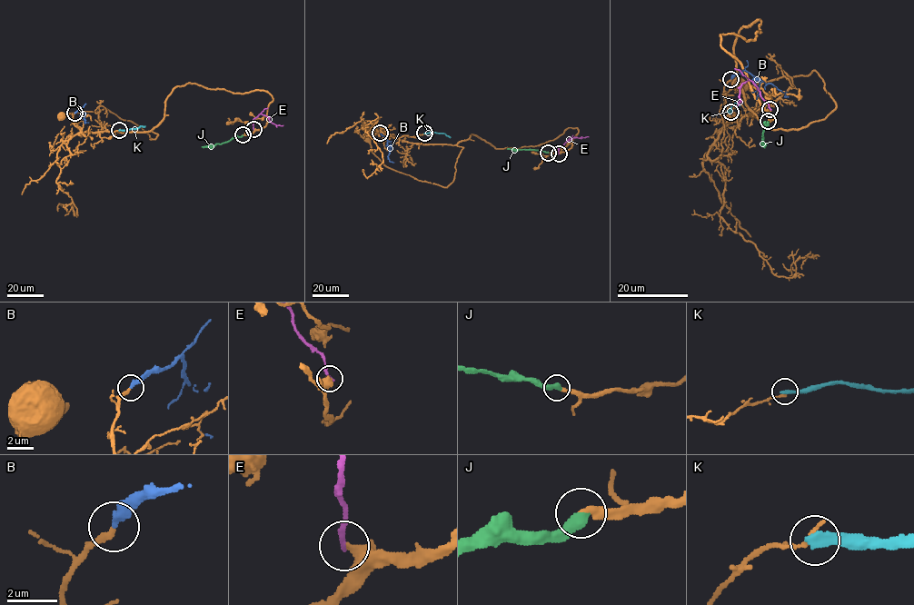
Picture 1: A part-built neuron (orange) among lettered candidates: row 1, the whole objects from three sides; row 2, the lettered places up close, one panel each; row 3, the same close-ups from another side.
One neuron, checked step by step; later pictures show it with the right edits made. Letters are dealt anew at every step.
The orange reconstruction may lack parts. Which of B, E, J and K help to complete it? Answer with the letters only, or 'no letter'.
B, J

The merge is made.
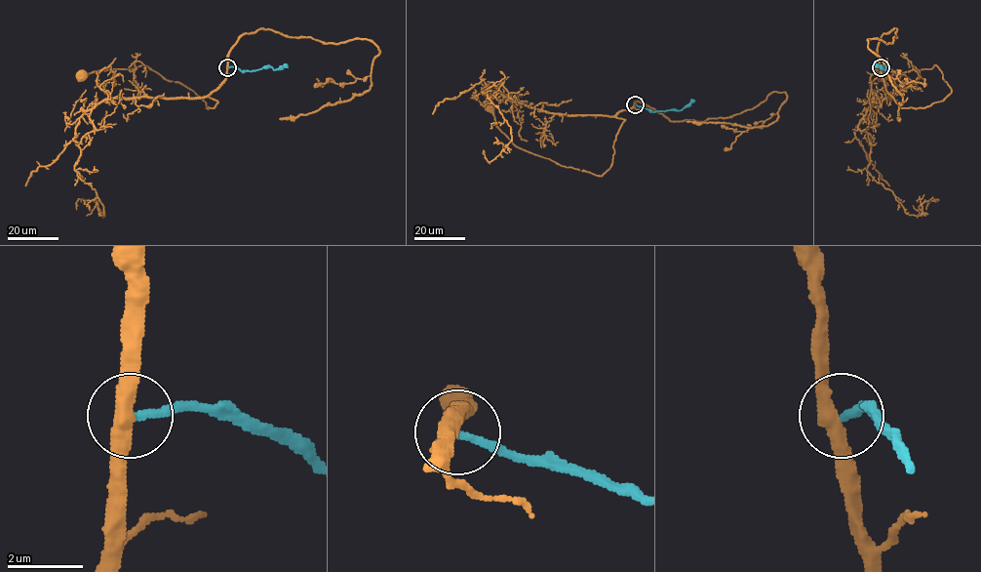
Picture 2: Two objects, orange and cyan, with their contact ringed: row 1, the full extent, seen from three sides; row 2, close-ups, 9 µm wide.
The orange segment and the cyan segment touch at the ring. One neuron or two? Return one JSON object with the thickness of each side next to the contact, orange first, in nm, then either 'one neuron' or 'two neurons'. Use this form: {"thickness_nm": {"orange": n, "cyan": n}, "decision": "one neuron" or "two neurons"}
{"thickness_nm": {"orange": 420, "cyan": 200}, "decision": "two neurons"}

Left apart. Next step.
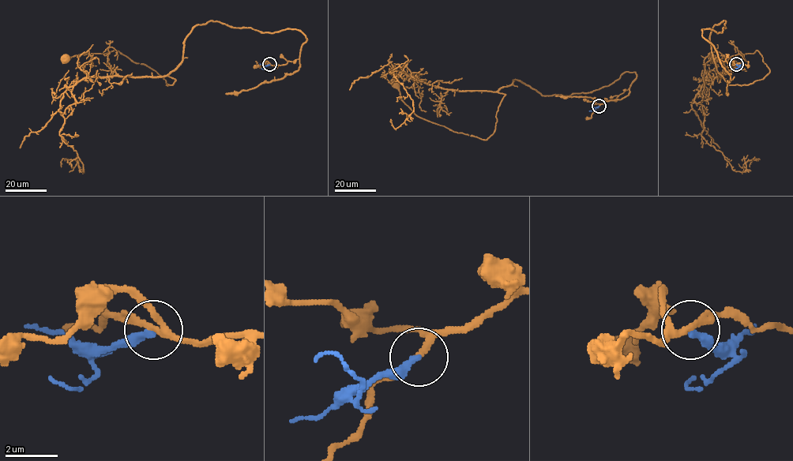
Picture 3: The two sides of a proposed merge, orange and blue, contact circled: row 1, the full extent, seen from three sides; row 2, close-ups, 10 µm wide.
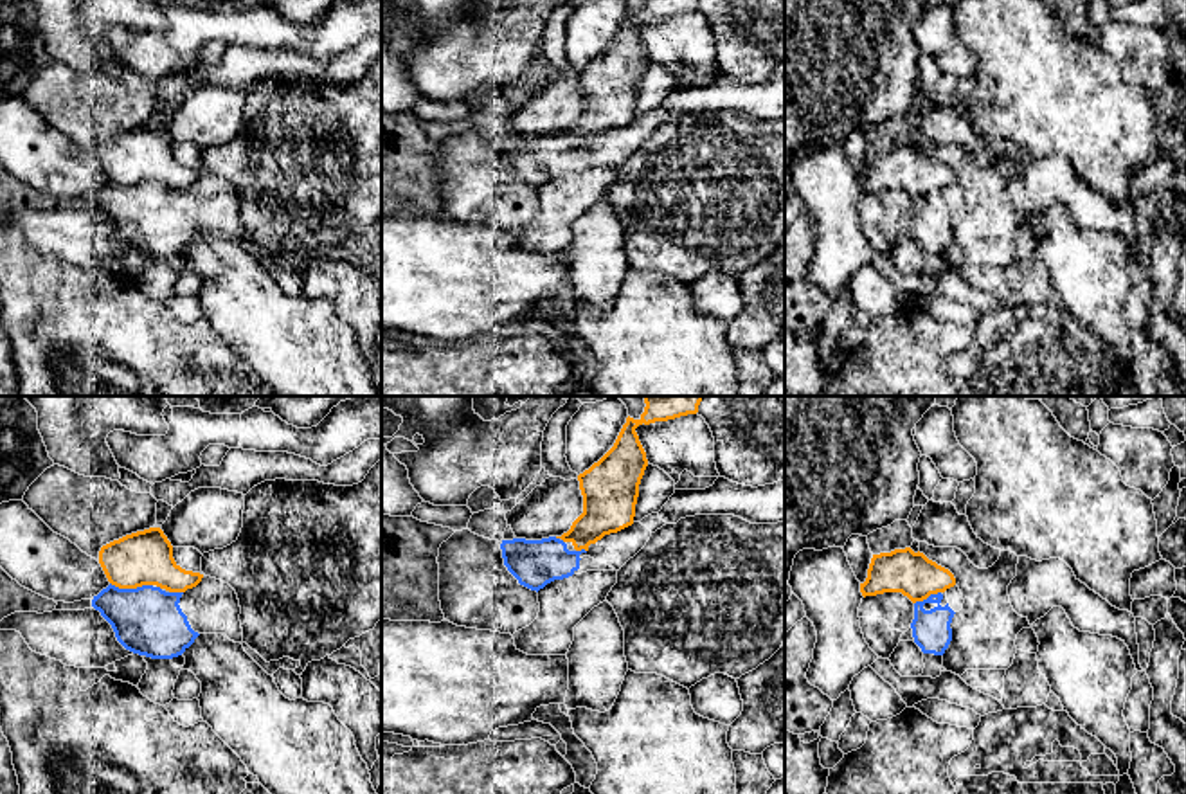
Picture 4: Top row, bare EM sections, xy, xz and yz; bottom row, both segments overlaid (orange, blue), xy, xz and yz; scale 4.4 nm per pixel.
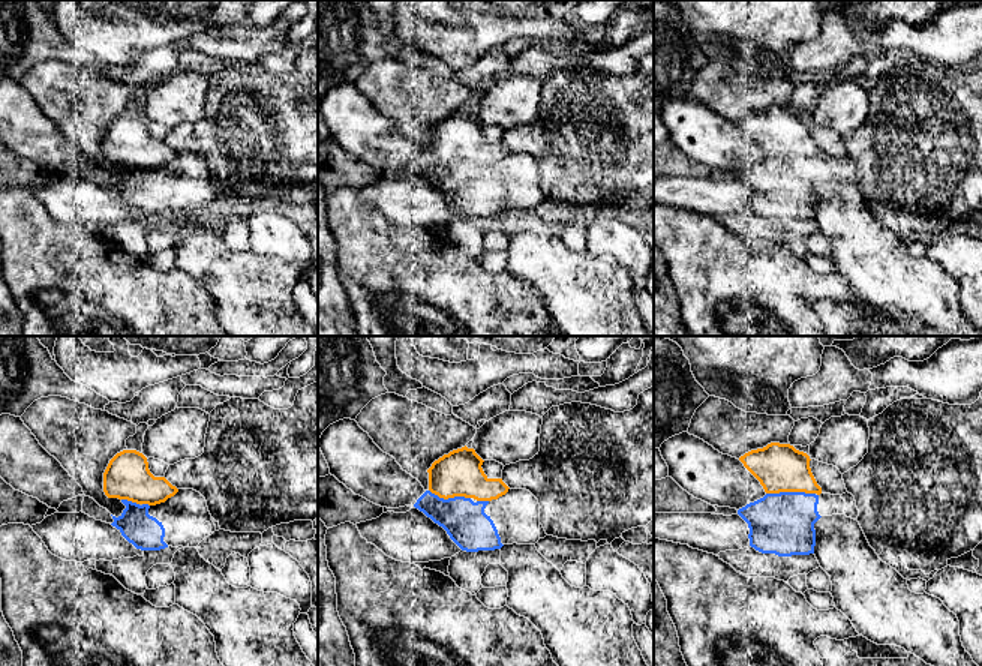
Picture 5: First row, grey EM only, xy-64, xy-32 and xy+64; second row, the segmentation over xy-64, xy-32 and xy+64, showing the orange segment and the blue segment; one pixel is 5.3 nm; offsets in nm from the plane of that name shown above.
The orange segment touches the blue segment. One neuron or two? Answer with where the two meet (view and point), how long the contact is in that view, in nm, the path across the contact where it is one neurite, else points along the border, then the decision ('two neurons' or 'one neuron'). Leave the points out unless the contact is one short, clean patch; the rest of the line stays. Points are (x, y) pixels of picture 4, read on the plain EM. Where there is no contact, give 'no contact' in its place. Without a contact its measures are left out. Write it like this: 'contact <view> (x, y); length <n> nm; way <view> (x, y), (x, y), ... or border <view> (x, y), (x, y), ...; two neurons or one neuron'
contact xy (132, 184); length 190 nm; border xy (110, 179), (119, 184), (152, 182); two neurons

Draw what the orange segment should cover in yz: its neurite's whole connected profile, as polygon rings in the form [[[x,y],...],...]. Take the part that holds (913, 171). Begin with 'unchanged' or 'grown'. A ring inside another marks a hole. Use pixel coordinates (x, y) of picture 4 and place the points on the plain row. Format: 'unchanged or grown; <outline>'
unchanged; [[[911,144],[873,151],[862,193],[902,189],[912,200],[956,182],[954,171]]]

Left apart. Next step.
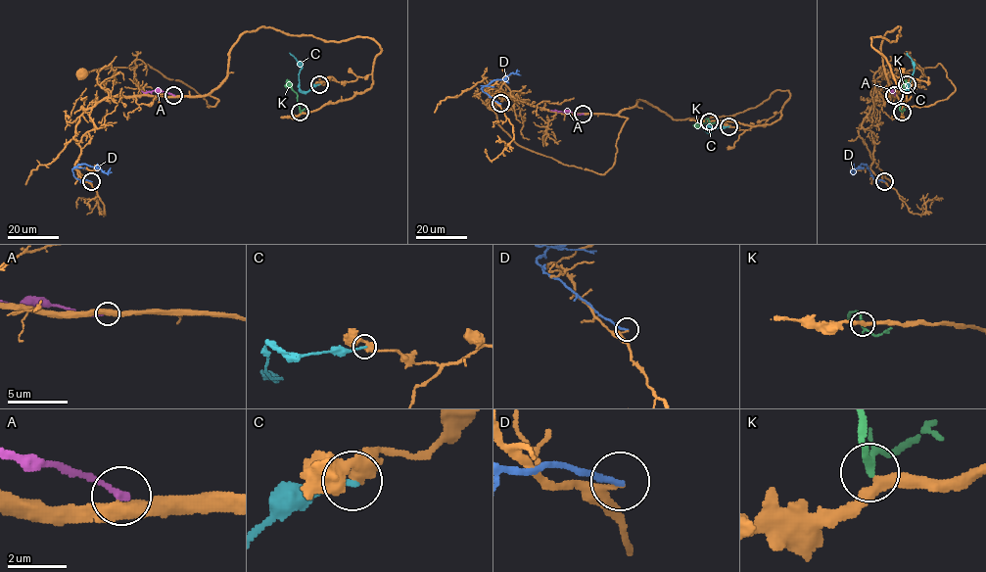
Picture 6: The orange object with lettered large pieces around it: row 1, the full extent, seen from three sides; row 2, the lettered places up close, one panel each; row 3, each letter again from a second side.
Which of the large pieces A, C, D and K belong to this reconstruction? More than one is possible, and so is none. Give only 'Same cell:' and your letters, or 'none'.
Same cell: K

